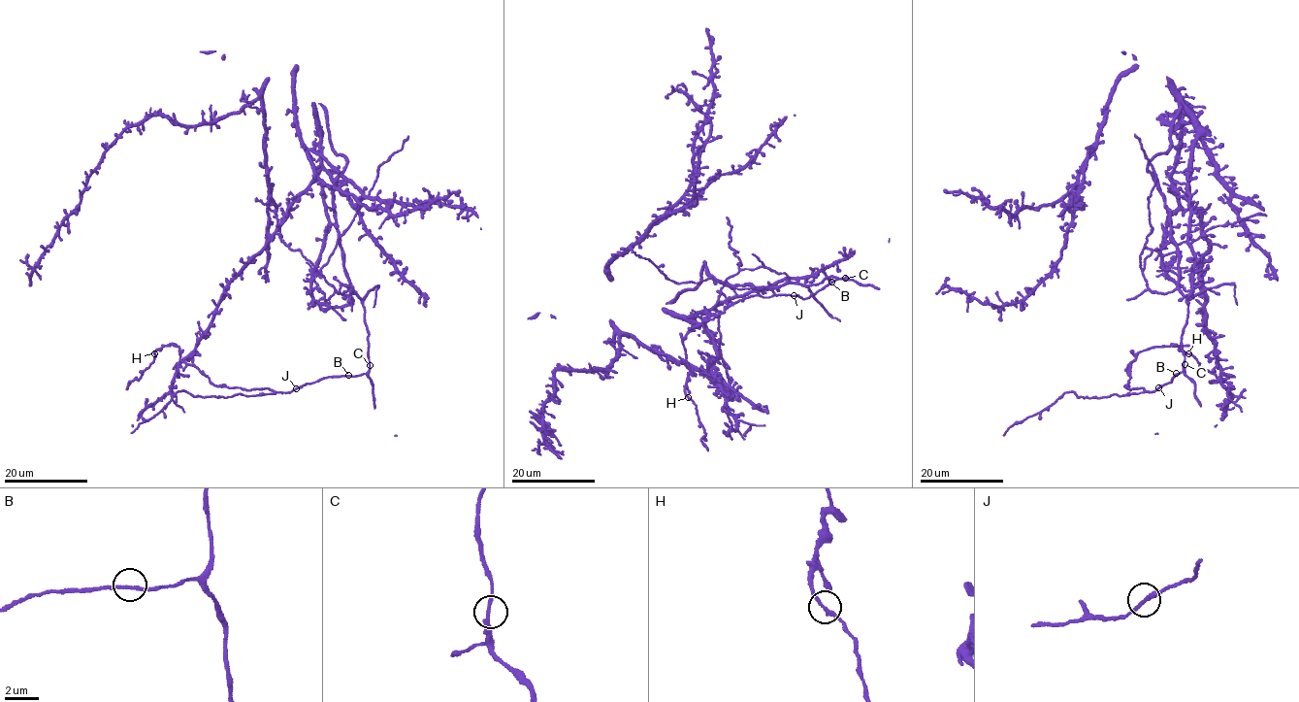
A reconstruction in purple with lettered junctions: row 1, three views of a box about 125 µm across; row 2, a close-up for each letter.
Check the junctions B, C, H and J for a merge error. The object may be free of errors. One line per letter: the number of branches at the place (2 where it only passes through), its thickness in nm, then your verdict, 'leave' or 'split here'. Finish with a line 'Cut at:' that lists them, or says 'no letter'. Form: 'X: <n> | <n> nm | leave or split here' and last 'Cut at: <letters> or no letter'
B: 2 | 200 nm | leave
C: 2 | 220 nm | leave
H: 2 | 220 nm | leave
J: 2 | 200 nm | leave
Cut at: no letter

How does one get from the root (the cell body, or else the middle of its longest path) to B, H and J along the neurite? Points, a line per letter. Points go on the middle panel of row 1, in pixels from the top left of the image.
B: (726, 370), (715, 306), (724, 282), (760, 267), (803, 284), (847, 278), (831, 282)
H: (726, 370), (724, 282), (760, 267), (803, 284), (847, 278), (806, 298), (752, 295), (694, 327), (688, 397)
J: (726, 370), (715, 306), (724, 282), (760, 267), (803, 284), (847, 278), (806, 298), (795, 295)

